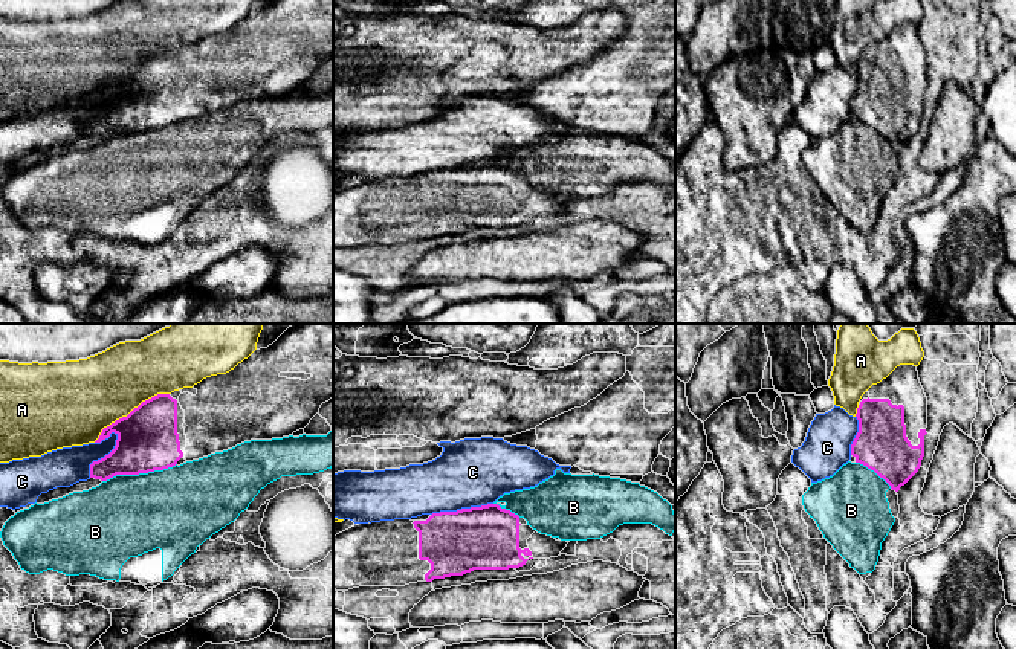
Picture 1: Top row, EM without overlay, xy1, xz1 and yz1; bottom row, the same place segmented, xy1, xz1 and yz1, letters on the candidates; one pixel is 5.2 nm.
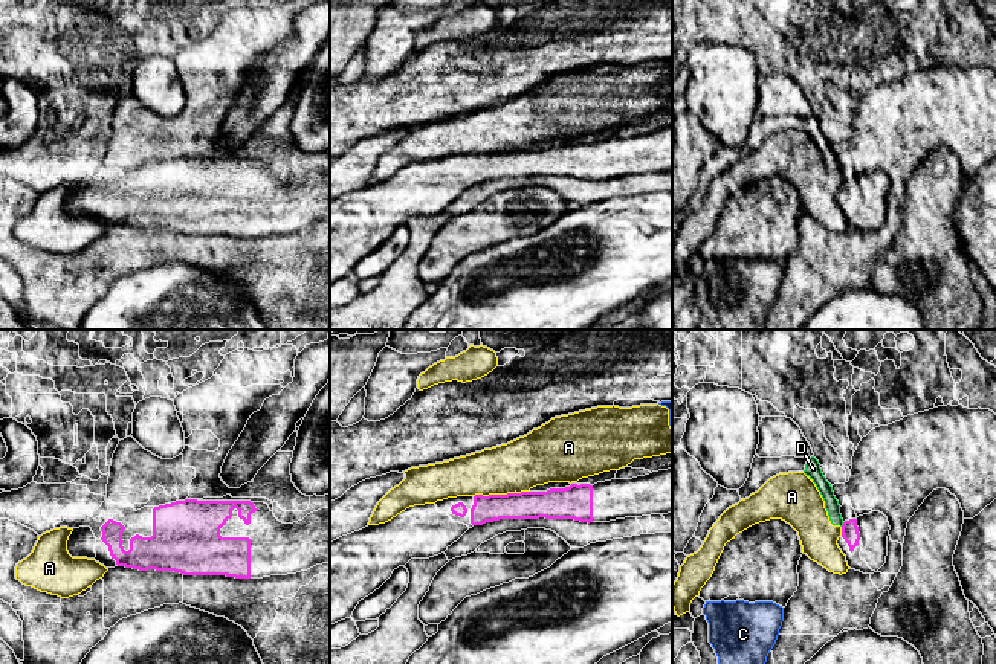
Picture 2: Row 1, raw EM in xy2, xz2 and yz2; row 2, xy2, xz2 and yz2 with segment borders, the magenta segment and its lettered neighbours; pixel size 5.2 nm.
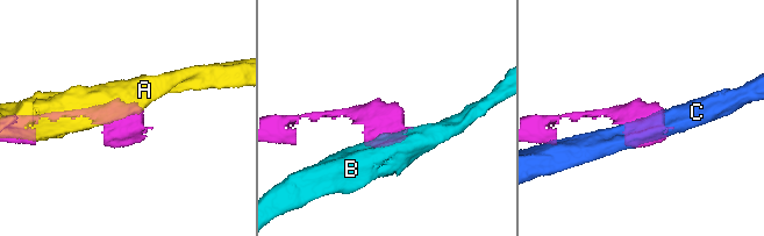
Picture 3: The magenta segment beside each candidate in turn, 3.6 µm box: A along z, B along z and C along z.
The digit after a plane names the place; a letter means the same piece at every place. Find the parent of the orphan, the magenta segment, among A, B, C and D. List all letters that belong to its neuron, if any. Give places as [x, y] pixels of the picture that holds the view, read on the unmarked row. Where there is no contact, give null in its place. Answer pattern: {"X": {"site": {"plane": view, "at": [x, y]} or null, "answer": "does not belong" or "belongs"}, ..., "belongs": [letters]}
{"A": {"site": {"plane": "xy1", "at": [130, 71]}, "answer": "does not belong"}, "B": {"site": {"plane": "xy1", "at": [139, 130]}, "answer": "does not belong"}, "C": {"site": {"plane": "xy1", "at": [104, 115]}, "answer": "does not belong"}, "D": {"site": {"plane": "yz2", "at": [844, 182]}, "answer": "does not belong"}, "belongs": []}

